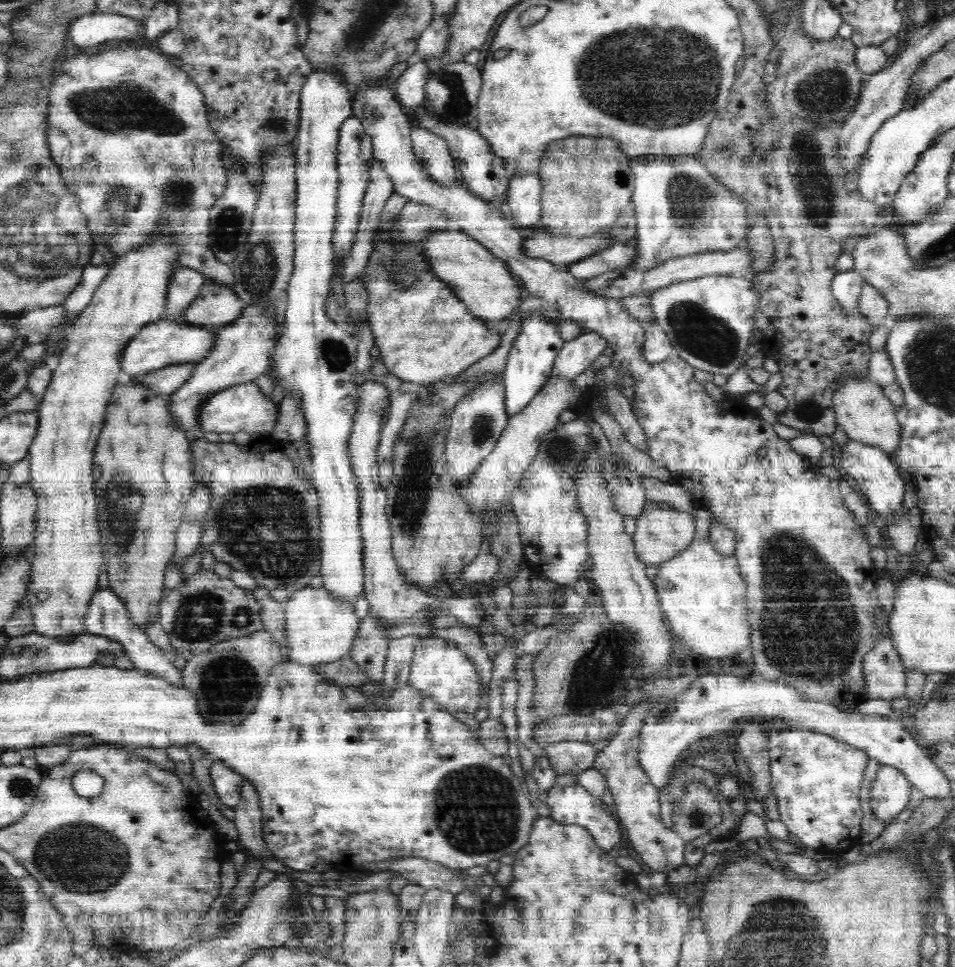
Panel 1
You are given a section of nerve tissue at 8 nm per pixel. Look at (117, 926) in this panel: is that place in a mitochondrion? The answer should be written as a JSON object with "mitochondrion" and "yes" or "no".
{"mitochondrion":"no"}

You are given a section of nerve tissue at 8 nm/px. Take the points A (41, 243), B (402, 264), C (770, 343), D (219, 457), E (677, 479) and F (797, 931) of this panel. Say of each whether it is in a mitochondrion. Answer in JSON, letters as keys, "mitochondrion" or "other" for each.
{"A":"mitochondrion","B":"mitochondrion","C":"other","D":"other","E":"other","F":"mitochondrion"}

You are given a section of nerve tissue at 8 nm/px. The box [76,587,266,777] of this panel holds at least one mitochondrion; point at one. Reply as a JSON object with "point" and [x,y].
{"point":[226,683]}

